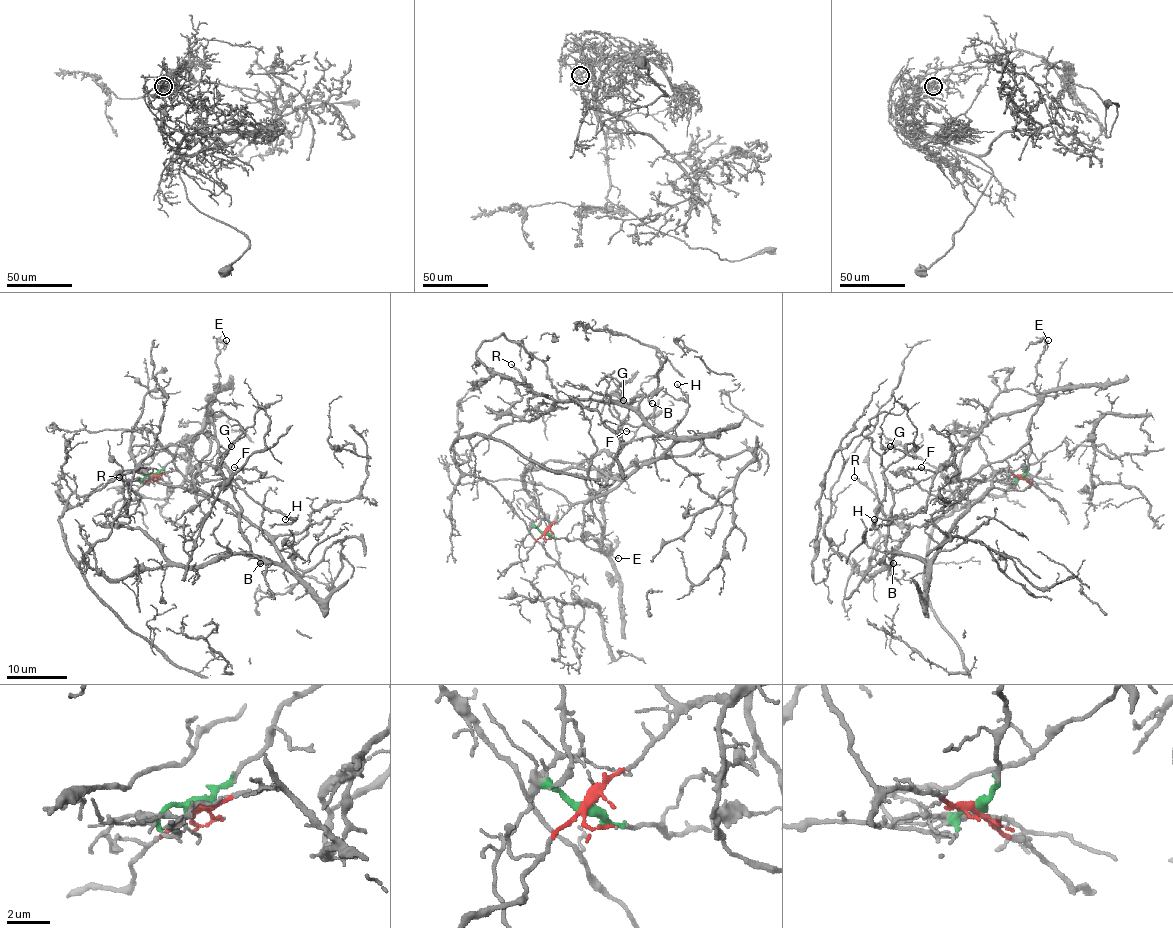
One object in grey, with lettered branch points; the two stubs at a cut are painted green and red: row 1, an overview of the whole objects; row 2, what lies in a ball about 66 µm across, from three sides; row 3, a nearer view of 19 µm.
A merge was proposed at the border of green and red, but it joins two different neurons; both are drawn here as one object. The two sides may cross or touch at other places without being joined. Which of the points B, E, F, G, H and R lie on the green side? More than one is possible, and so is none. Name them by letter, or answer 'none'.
E, F, H

